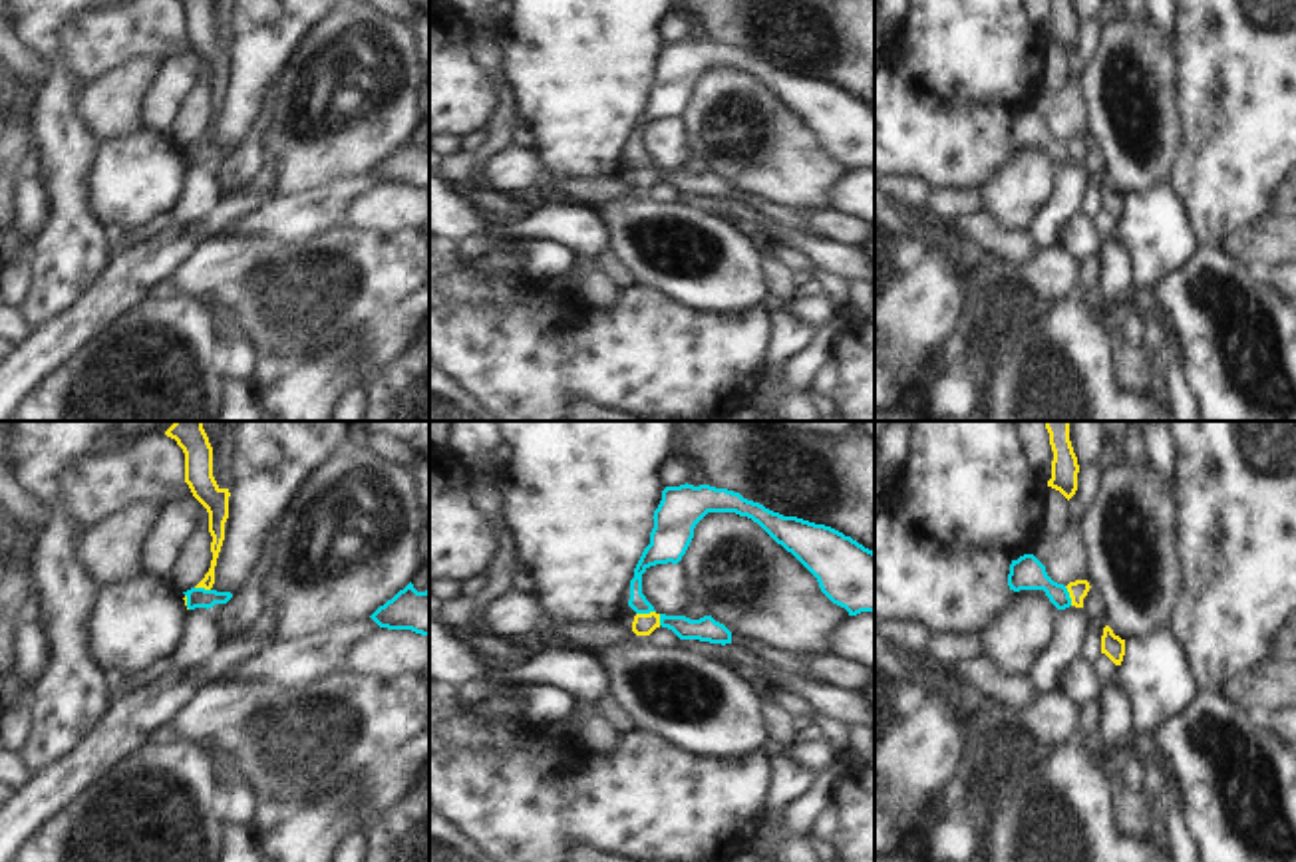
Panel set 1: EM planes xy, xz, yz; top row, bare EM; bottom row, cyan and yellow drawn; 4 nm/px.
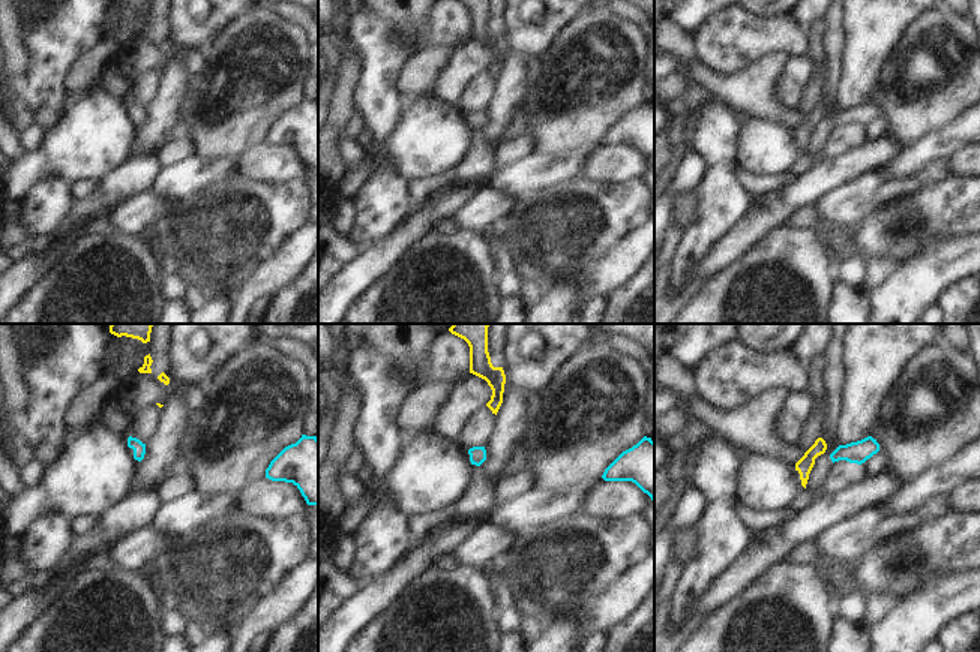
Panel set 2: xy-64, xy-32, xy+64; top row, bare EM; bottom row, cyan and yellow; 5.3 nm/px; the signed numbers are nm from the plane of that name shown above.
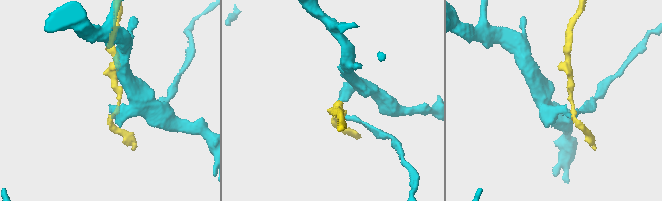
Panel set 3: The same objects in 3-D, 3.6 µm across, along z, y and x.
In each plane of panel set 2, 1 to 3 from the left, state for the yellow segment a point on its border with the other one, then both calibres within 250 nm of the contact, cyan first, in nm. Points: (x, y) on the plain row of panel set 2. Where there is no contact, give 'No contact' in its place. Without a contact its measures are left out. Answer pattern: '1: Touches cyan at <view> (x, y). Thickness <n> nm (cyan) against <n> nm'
1: No contact
2: No contact
3: No contact.

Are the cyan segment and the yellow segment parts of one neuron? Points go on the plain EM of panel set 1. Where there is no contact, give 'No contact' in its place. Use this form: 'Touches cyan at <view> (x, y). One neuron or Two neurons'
Touches cyan at xz (645, 167). Two neurons.

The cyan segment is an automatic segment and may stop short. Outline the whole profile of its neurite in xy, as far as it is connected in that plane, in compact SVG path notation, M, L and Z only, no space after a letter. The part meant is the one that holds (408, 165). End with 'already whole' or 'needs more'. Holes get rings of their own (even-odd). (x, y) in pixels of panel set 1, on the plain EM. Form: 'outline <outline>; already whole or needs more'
outline M409 137L370 171L380 183L411 185L429 191L429 143L417 147Z; already whole

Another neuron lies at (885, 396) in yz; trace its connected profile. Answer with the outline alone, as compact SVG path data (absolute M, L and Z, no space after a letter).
M875 361L875 409L891 407L896 399L898 393L892 389L885 365Z

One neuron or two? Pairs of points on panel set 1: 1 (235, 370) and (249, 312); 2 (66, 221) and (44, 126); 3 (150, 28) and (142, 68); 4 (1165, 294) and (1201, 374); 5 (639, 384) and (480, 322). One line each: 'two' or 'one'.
1: two
2: one
3: two
4: one
5: one

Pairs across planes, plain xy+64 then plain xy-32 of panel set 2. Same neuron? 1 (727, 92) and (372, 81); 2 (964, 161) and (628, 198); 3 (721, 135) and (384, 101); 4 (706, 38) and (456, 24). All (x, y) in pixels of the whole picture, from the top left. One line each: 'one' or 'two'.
1: two
2: two
3: one
4: one

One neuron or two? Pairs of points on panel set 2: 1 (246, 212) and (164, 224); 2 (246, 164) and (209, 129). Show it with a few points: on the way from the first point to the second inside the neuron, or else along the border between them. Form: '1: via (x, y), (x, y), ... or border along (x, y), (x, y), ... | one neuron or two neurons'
1: via (225, 224), (185, 224) | one neuron
2: border along (264, 140), (248, 147), (237, 158) | two neurons

